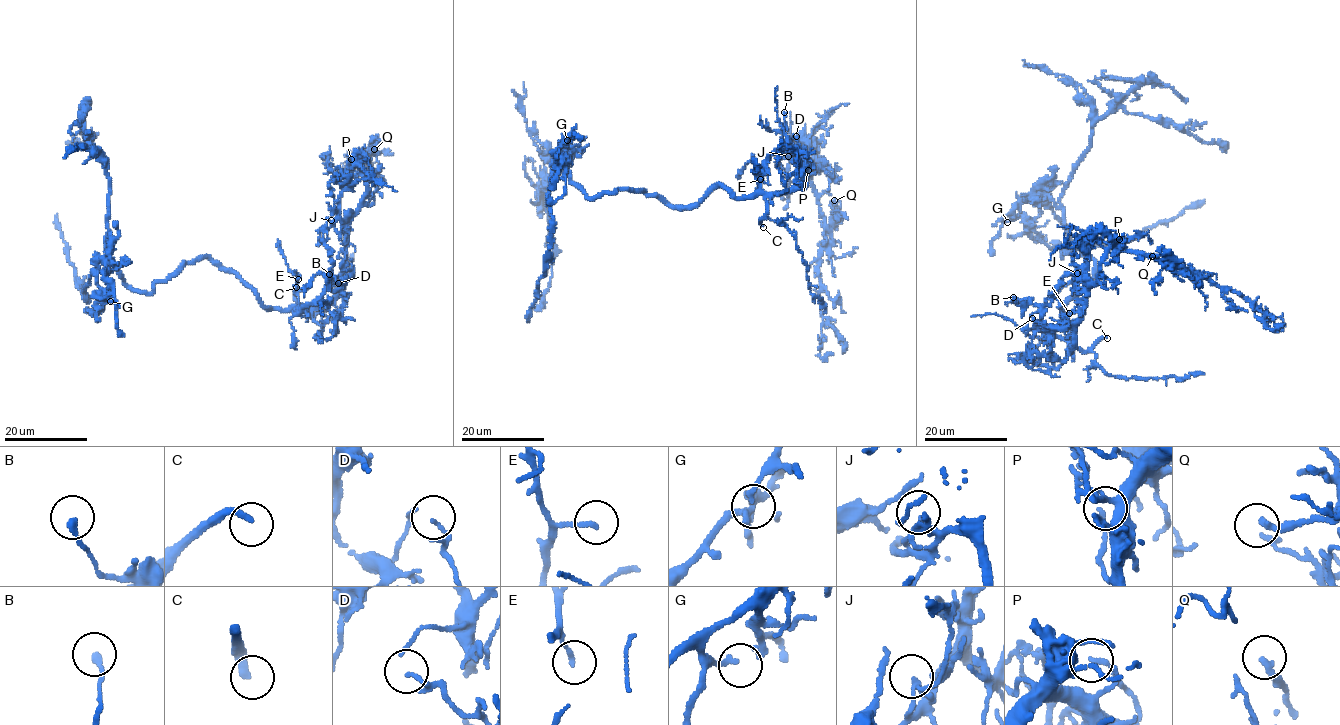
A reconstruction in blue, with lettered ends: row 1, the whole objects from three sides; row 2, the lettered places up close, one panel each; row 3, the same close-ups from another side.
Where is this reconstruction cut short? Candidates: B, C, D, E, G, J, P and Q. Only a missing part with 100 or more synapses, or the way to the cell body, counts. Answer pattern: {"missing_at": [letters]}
{"missing_at": ["C"]}

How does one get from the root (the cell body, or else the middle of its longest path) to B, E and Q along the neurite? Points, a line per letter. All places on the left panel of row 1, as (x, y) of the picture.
B: (253, 291), (269, 308), (300, 309), (320, 296), (330, 279), (324, 273), (326, 280), (329, 274)
E: (253, 291), (269, 308), (297, 309), (299, 298), (294, 287), (298, 279)
Q: (253, 291), (281, 309), (323, 307), (338, 292), (349, 220), (367, 191), (352, 164), (373, 141), (374, 149)

